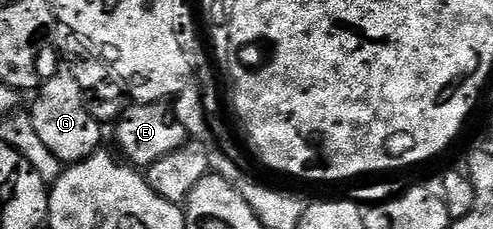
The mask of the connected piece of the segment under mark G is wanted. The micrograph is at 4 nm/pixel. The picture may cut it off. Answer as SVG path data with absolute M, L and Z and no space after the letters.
M61 71L53 78L46 80L41 88L36 90L33 109L28 110L29 117L35 123L35 132L43 139L47 151L61 161L62 166L68 167L87 159L92 153L98 152L101 145L102 122L87 111L87 103L79 83L75 83L75 75Z

